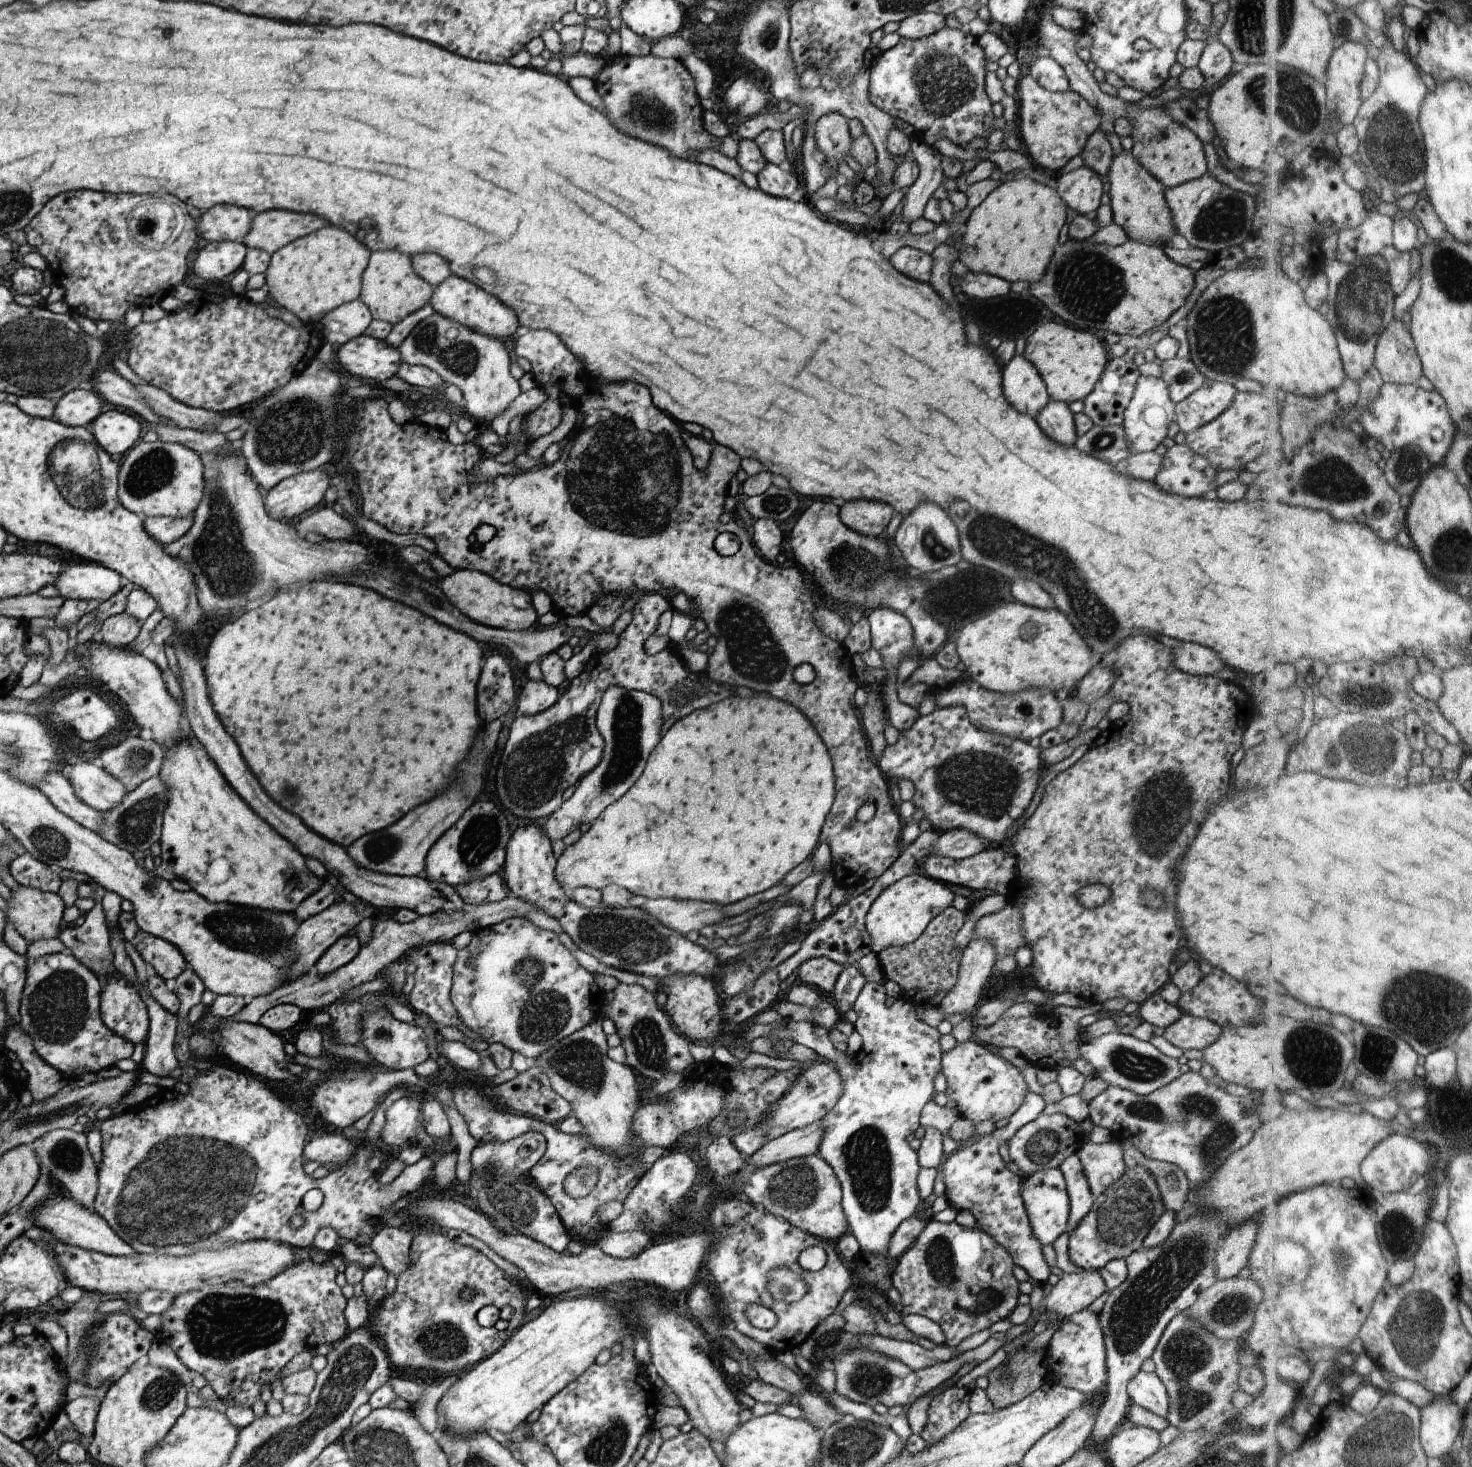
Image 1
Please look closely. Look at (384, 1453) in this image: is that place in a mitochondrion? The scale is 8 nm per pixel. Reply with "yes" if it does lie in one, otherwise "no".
yes

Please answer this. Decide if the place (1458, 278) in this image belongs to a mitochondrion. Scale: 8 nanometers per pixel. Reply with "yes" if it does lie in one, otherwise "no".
yes

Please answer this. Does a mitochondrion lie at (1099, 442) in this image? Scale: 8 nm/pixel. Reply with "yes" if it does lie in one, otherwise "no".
yes

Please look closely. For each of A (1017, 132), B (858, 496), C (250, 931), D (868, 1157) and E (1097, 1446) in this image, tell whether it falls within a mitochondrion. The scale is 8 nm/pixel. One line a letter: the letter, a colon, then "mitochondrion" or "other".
A: other
B: other
C: mitochondrion
D: mitochondrion
E: other

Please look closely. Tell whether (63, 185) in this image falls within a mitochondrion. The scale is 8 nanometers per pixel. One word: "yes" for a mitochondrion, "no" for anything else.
no

